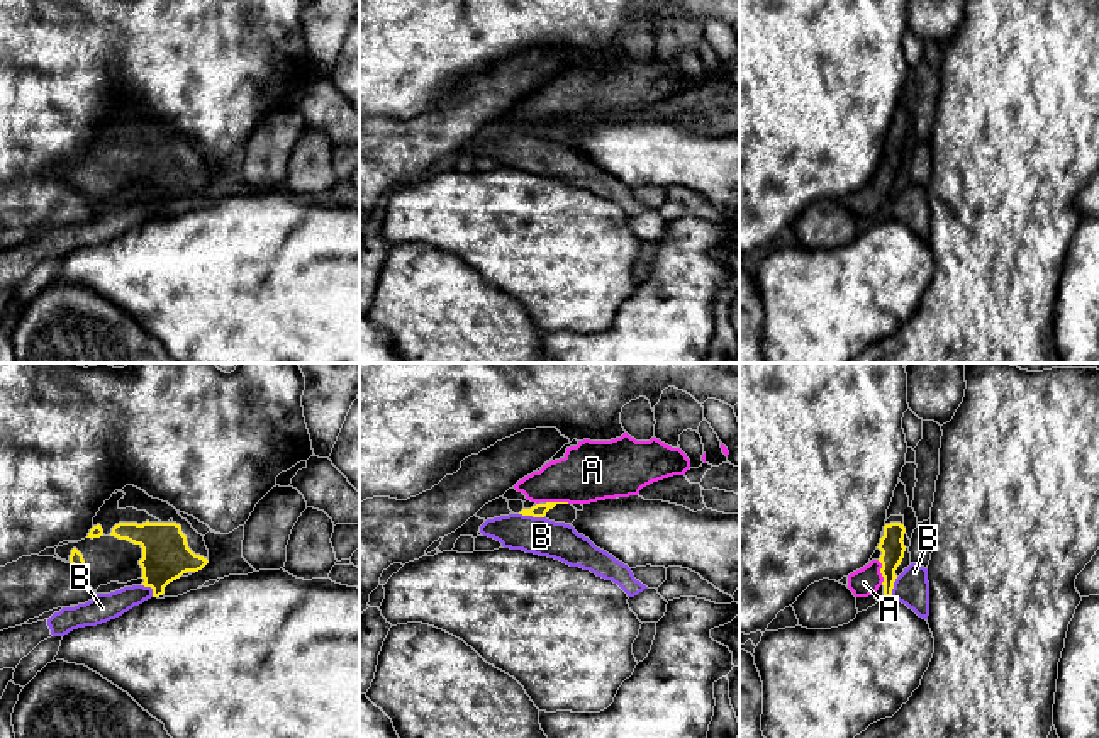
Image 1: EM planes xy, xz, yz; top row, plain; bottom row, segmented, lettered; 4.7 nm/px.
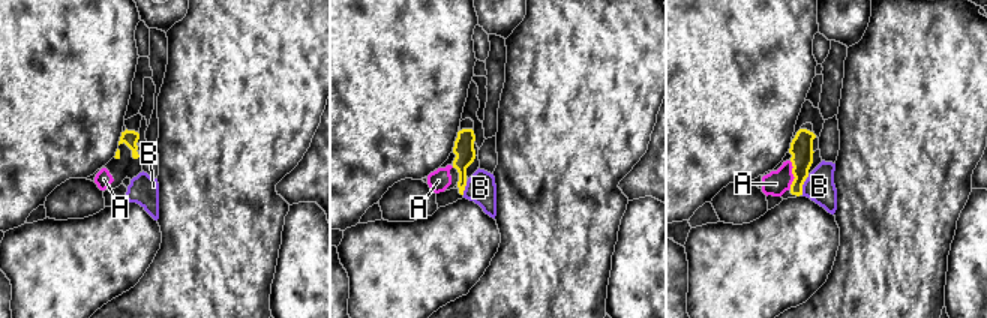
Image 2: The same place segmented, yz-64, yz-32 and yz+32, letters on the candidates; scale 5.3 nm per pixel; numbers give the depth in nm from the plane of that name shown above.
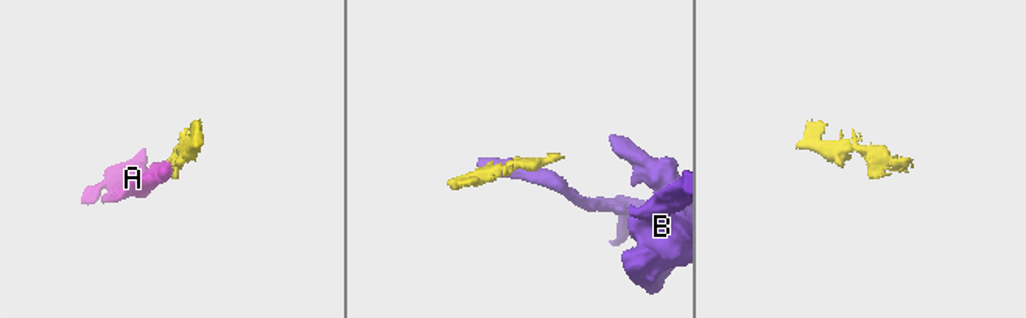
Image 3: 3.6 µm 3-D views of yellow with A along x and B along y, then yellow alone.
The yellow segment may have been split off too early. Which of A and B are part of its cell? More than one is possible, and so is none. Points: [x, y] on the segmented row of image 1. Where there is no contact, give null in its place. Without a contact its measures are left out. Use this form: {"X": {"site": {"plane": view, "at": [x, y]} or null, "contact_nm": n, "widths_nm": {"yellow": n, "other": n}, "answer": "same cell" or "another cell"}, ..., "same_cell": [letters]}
{"A": {"site": {"plane": "yz", "at": [881, 572]}, "contact_nm": 120, "widths_nm": {"yellow": 120, "other": 140}, "answer": "same cell"}, "B": {"site": {"plane": "xz", "at": [531, 514]}, "contact_nm": 120, "widths_nm": {"yellow": 60, "other": 180}, "answer": "another cell"}, "same_cell": ["A"]}

